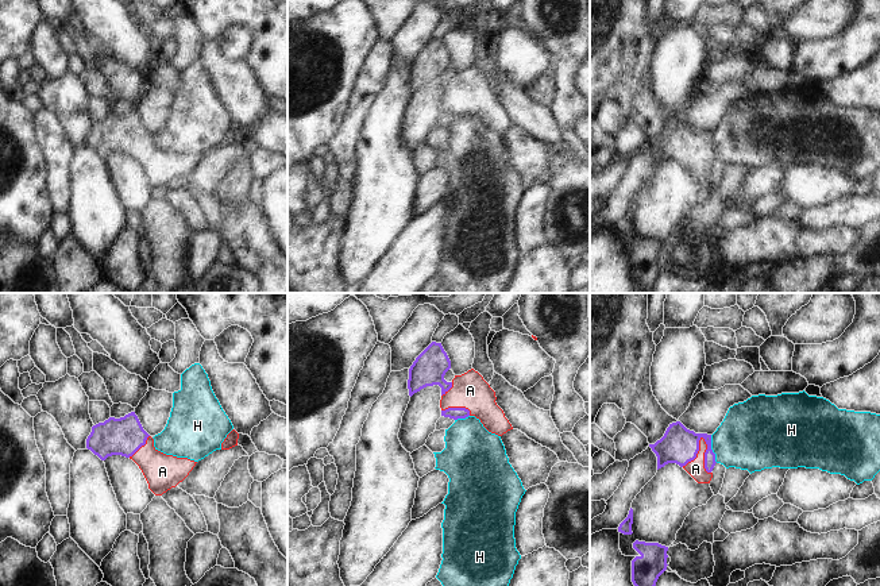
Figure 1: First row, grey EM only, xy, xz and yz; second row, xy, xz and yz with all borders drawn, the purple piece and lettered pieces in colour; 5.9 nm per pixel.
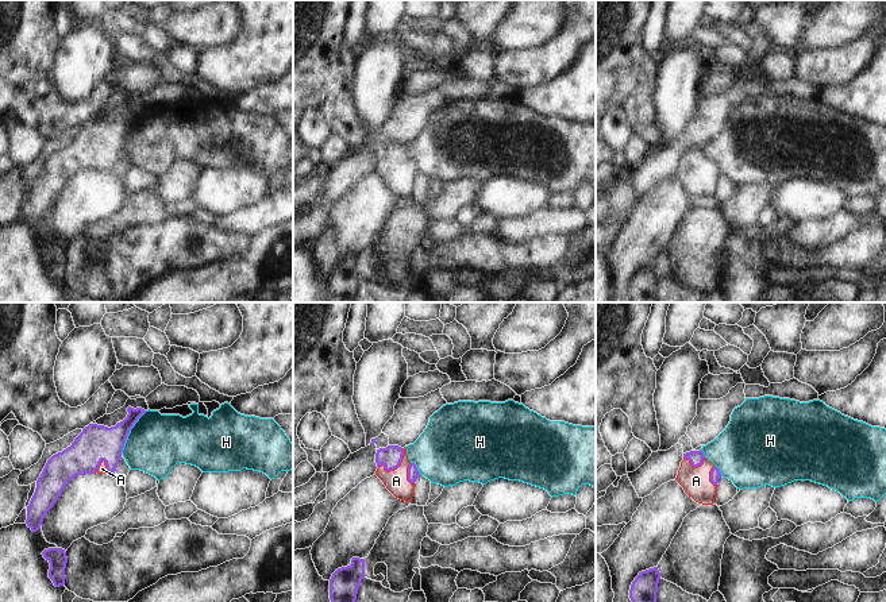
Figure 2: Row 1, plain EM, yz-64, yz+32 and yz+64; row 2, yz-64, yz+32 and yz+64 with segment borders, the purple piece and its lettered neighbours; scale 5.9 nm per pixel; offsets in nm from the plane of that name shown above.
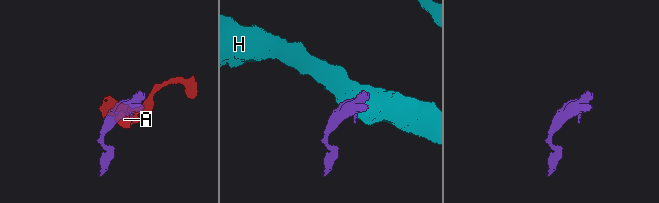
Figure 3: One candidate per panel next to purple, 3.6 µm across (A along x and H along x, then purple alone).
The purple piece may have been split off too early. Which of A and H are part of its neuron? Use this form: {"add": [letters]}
{"add": ["A"]}

